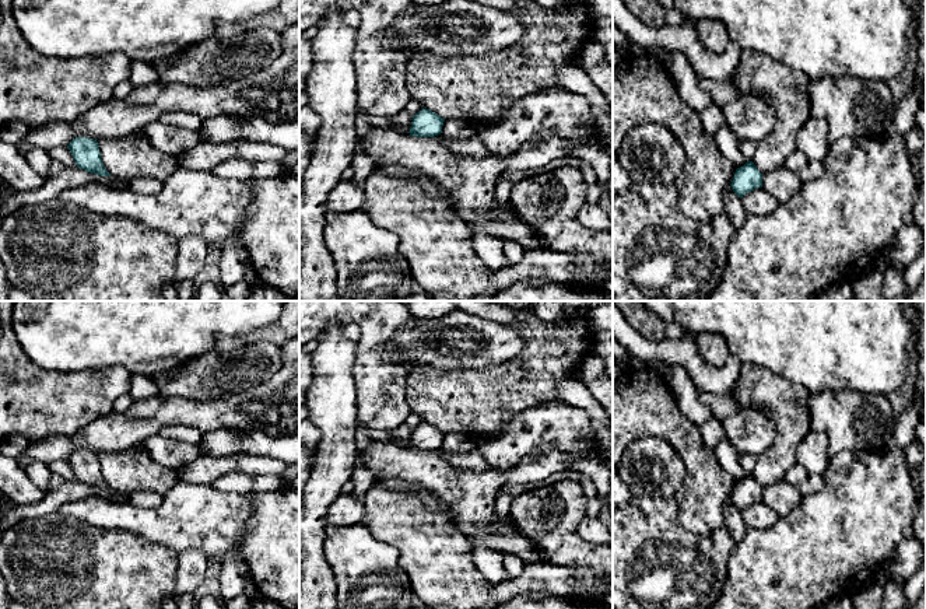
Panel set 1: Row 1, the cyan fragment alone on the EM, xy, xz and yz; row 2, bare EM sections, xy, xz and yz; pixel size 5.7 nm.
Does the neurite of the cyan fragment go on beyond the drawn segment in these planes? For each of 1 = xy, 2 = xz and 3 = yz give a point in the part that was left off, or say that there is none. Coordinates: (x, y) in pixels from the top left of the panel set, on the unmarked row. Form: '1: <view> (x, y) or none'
1: none
2: none
3: none

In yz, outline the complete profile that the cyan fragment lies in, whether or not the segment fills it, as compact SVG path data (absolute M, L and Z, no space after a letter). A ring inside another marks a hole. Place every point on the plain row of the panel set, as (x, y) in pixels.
M747 475L743 480L736 483L730 500L741 512L746 507L762 501L762 487L757 483L753 475Z

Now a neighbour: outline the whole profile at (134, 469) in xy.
M150 444L123 452L97 454L104 480L111 489L130 494L136 490L168 493L178 482L178 472L154 462Z

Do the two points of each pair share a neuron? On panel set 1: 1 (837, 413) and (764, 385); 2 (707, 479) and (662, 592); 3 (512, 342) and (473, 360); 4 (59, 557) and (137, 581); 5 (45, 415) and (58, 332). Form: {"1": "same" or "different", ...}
{"1": "different", "2": "different", "3": "same", "4": "same", "5": "different"}

